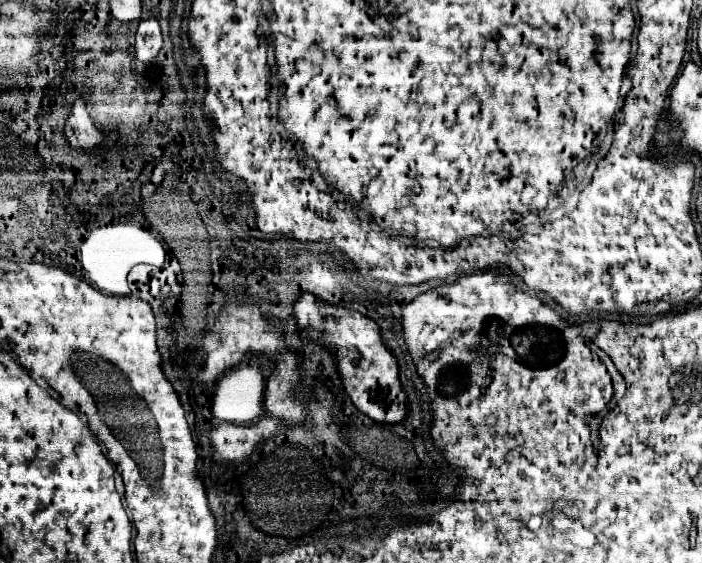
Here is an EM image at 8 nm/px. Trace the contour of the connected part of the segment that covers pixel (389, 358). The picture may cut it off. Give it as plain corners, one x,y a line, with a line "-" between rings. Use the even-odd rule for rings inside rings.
303,294
297,300
293,314
297,316
297,322
303,328
303,336
321,340
323,346
329,346
337,352
343,386
351,396
353,404
363,414
367,414
375,422
387,424
399,424
407,420
409,406
407,394
399,382
397,358
383,342
381,328
371,318
353,310
335,308
325,302
319,302
313,294

